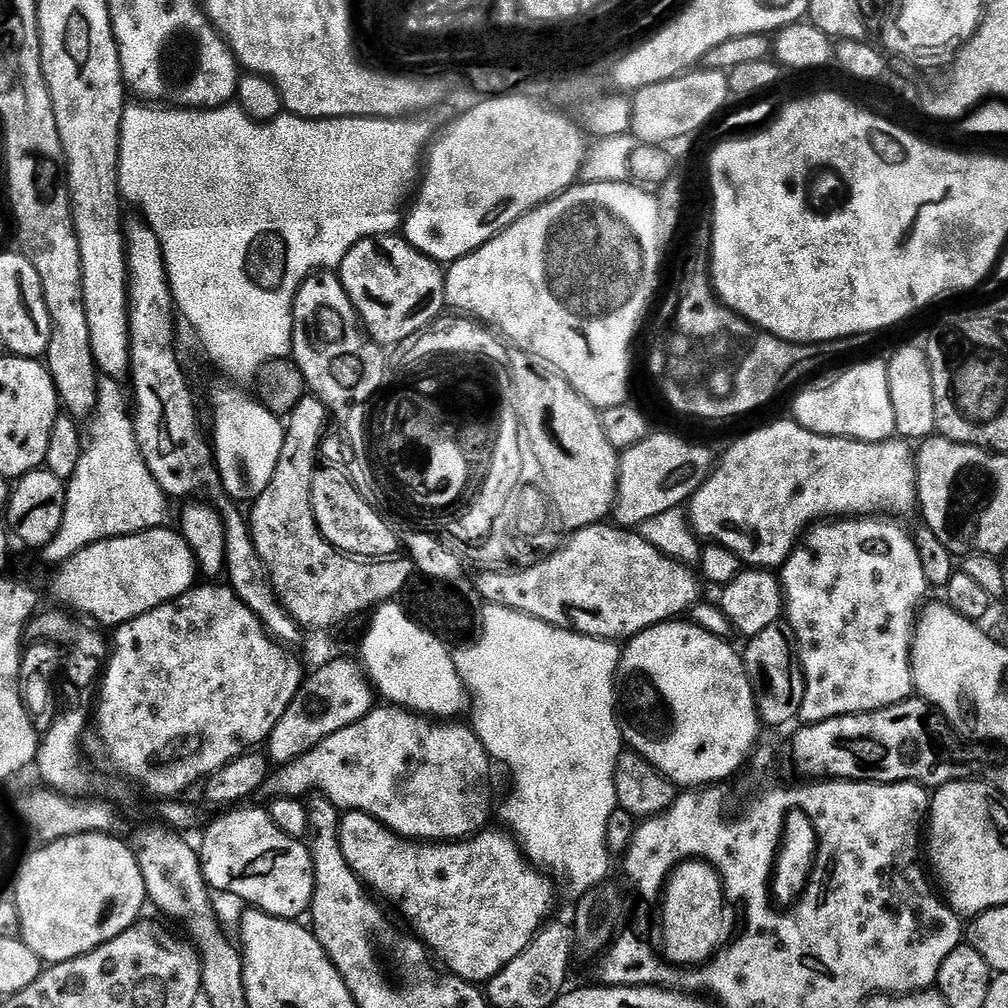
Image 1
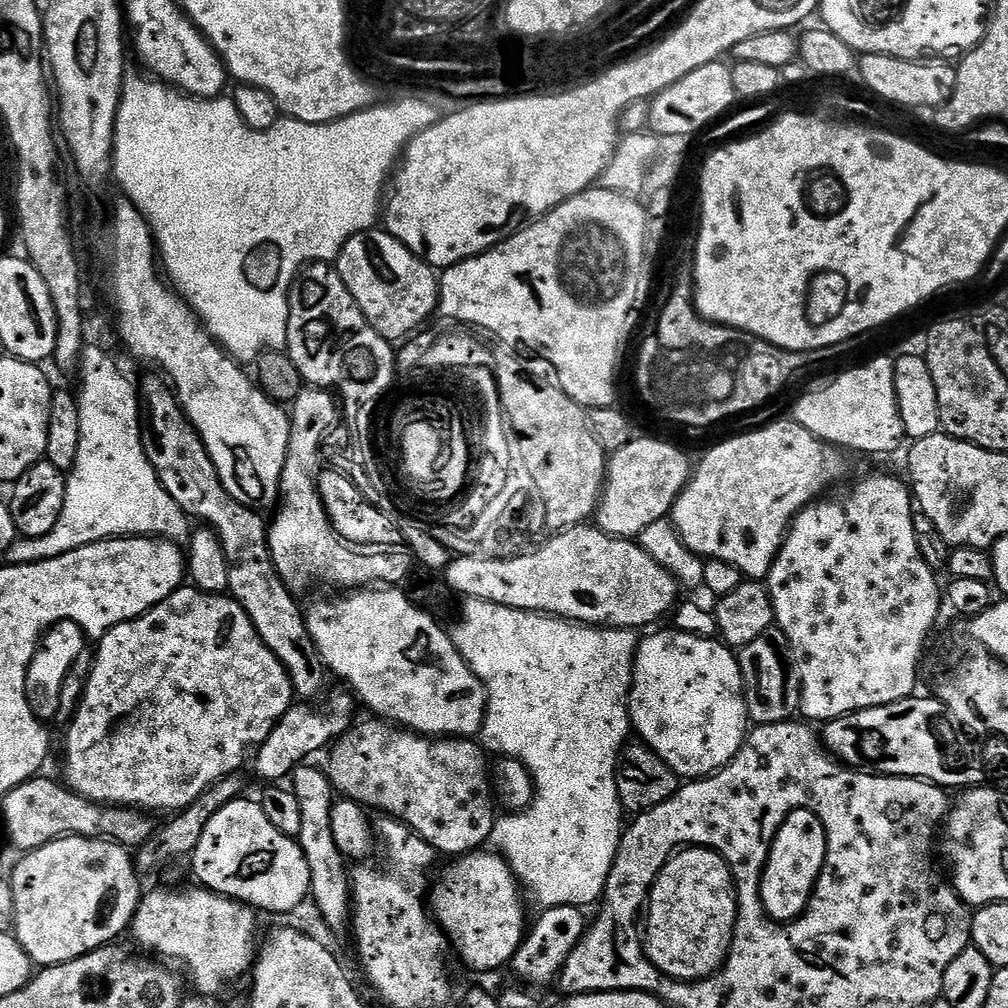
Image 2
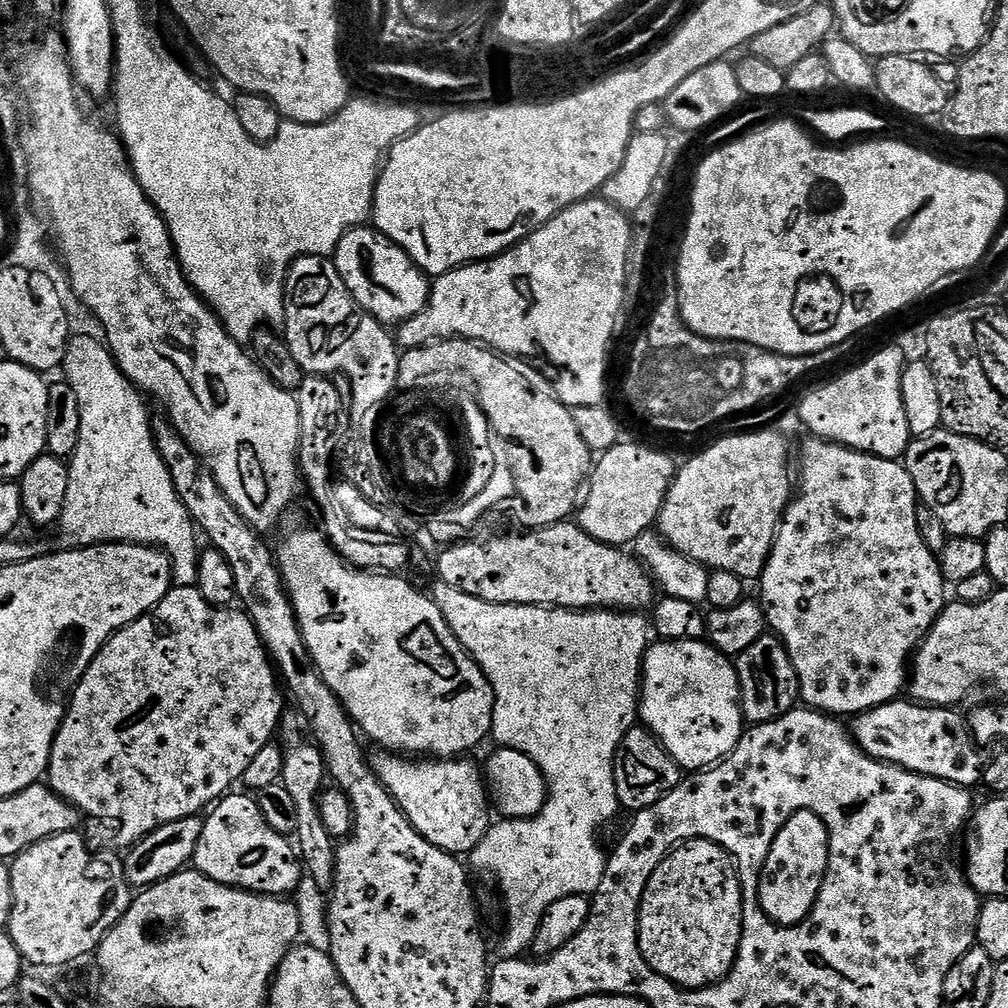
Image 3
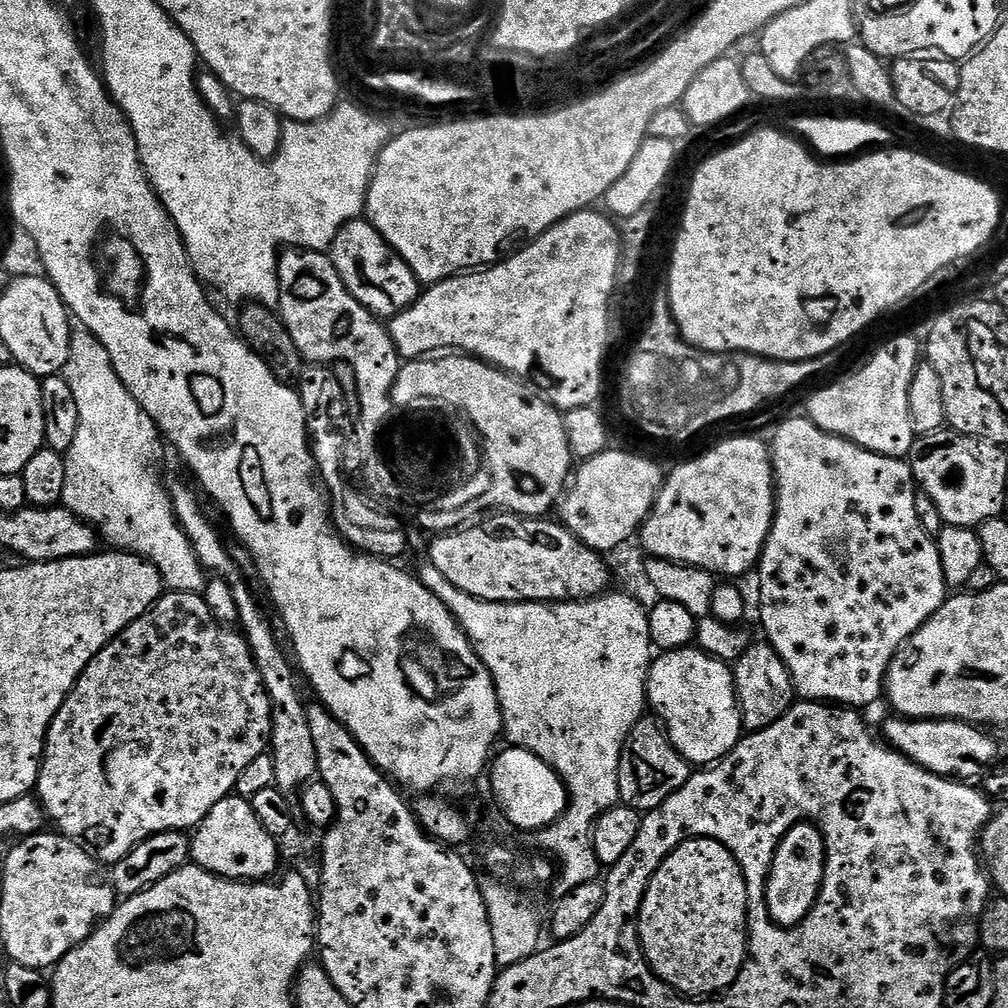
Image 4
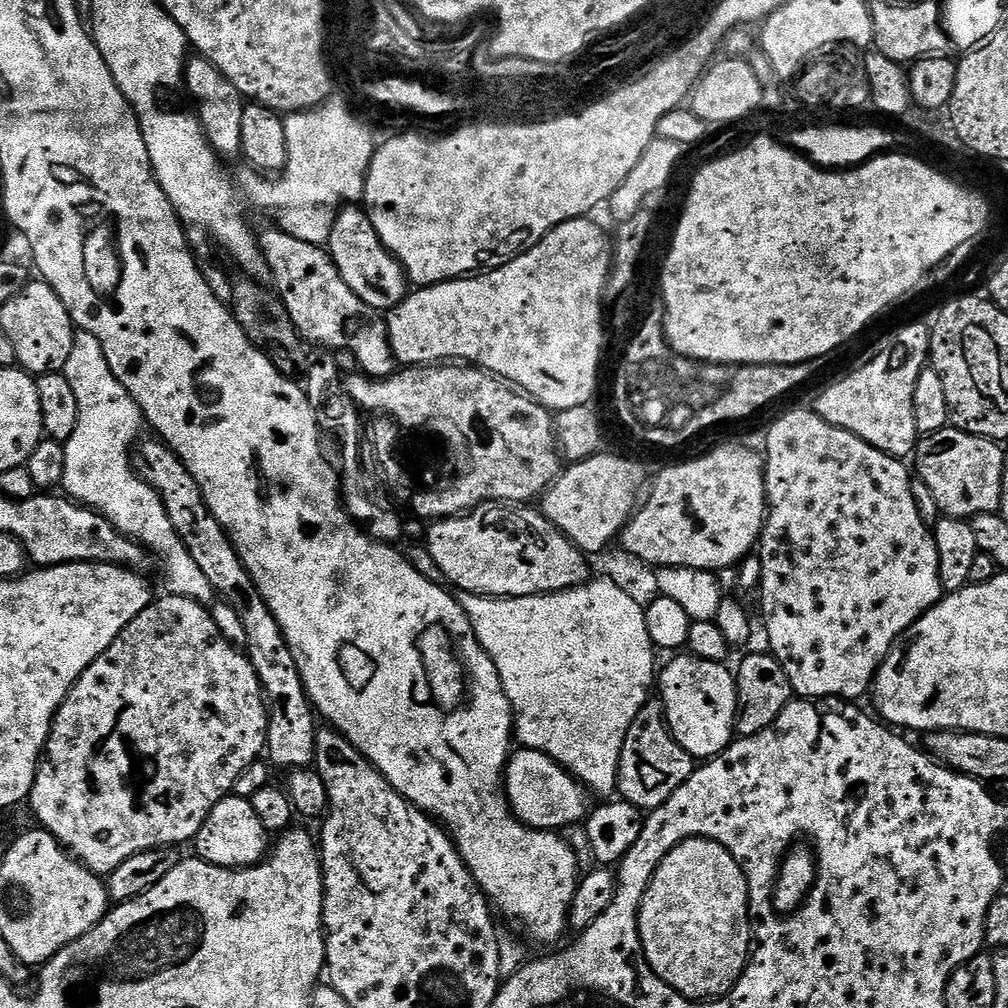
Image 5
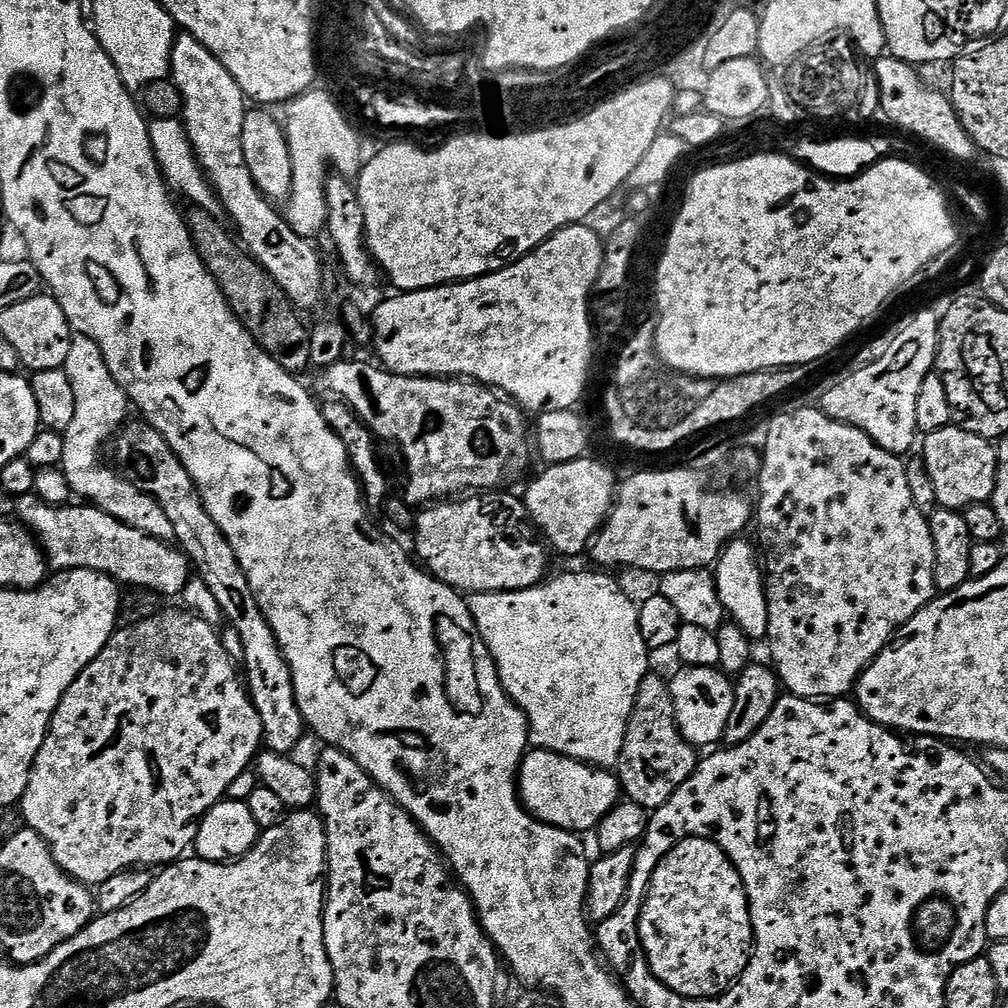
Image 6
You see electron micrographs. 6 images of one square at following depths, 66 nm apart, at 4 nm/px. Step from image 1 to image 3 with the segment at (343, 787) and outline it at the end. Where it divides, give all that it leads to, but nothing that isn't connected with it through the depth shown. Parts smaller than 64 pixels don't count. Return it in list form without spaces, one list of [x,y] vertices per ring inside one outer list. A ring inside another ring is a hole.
[[[387,750],[371,753],[372,773],[382,782],[382,786],[392,795],[394,802],[404,811],[406,818],[434,846],[443,852],[470,854],[486,838],[489,828],[494,823],[494,812],[490,807],[489,793],[482,775],[481,765],[472,758],[409,758]]]

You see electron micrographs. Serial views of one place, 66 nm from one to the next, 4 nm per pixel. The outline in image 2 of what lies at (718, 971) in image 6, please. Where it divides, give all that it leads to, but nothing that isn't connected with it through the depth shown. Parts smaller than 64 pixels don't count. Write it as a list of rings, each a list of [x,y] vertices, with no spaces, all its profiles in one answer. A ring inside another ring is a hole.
[[[688,846],[665,861],[654,886],[650,890],[648,916],[642,947],[645,956],[656,970],[667,979],[704,980],[715,975],[728,959],[732,944],[733,926],[736,925],[737,902],[735,884],[728,864],[720,853],[710,848]]]

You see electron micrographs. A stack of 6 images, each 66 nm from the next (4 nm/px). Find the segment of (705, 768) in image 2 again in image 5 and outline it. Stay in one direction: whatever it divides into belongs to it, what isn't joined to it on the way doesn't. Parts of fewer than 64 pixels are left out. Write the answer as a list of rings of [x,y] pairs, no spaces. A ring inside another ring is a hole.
[[[676,654],[669,660],[672,661],[658,672],[658,699],[664,705],[664,719],[678,746],[697,761],[707,762],[720,755],[734,739],[736,677],[727,663],[710,662],[691,654]]]

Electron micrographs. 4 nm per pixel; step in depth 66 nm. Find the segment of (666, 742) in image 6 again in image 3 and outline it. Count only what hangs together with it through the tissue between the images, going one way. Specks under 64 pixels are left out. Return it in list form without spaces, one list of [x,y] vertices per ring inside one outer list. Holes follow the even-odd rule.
[[[634,726],[622,738],[616,751],[614,762],[614,778],[616,779],[616,793],[620,799],[621,809],[635,814],[643,808],[654,806],[670,790],[679,786],[682,779],[682,770],[670,758],[668,751],[657,742],[655,734],[643,726]]]

